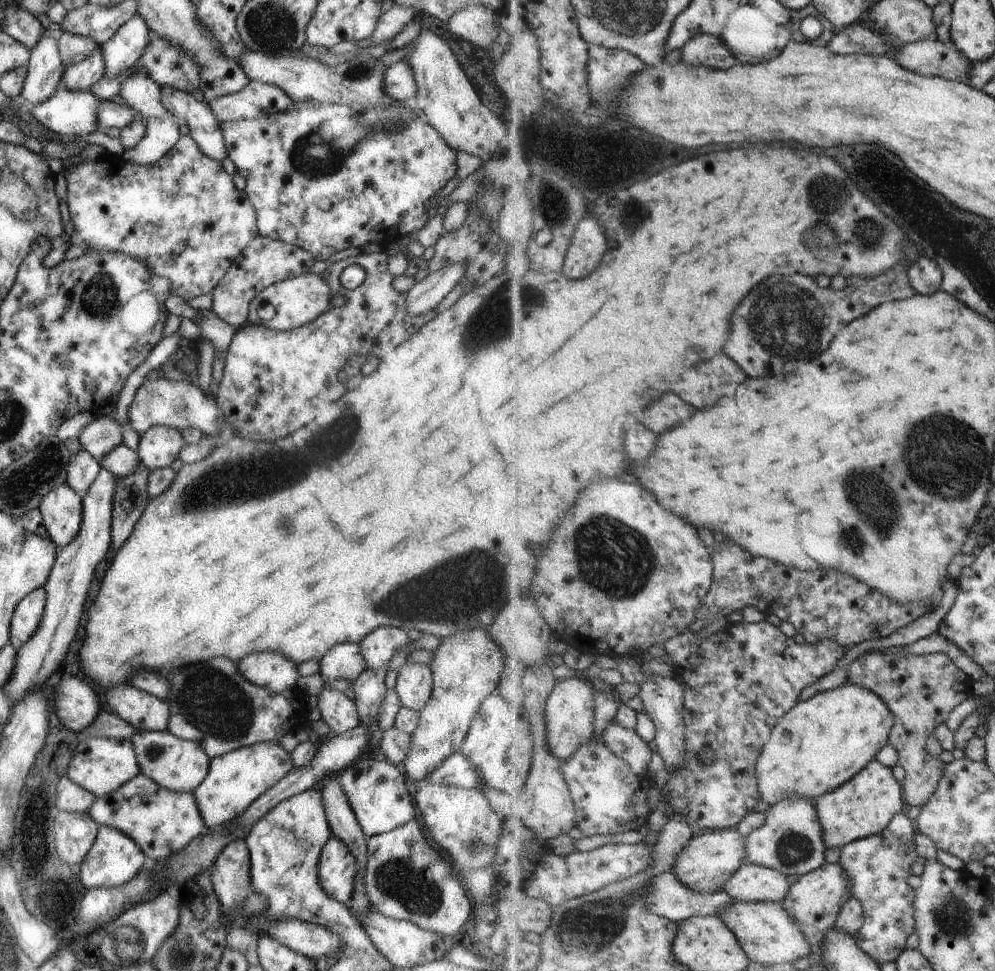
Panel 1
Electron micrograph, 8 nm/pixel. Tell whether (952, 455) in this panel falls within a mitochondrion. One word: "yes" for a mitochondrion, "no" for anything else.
yes

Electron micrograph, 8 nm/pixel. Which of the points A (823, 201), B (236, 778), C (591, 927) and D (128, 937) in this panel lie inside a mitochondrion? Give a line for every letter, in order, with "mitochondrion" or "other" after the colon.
A: mitochondrion
B: other
C: mitochondrion
D: mitochondrion

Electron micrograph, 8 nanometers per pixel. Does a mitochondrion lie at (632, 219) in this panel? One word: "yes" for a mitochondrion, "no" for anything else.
yes

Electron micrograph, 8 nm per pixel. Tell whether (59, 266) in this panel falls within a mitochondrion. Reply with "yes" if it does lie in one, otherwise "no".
no

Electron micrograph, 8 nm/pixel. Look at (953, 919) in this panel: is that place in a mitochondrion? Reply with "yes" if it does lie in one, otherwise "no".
yes

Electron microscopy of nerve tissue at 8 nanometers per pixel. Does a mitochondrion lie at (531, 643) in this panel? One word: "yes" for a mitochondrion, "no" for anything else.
no

